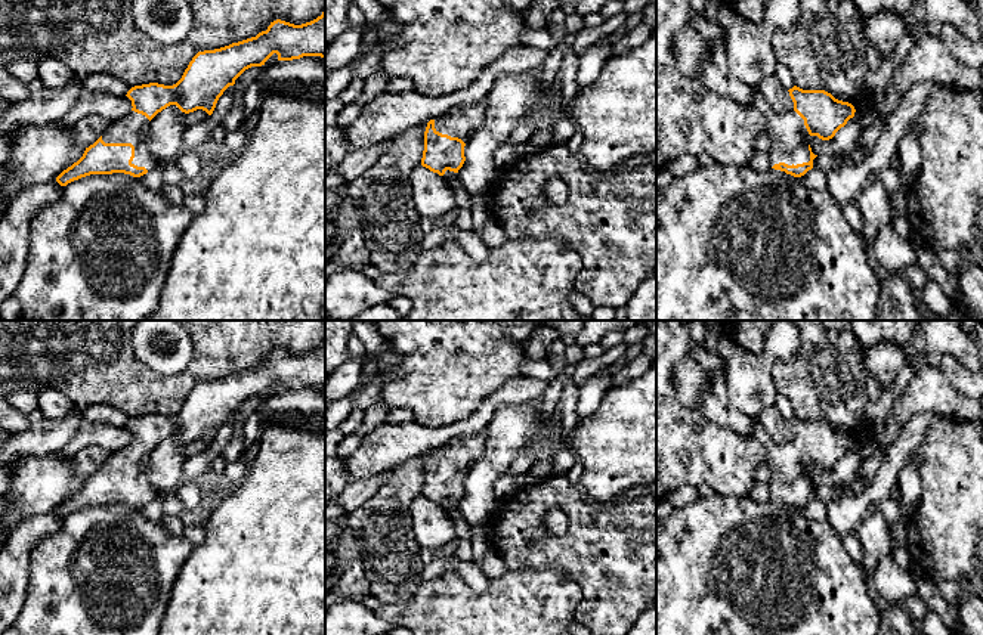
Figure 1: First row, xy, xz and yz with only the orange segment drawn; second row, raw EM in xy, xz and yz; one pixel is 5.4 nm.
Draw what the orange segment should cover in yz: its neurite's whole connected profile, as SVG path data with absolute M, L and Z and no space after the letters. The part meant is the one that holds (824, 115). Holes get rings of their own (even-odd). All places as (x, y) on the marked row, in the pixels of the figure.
M794 86L788 92L794 109L786 114L776 114L760 87L752 87L748 106L760 111L767 120L772 168L801 177L813 168L813 159L817 157L812 152L810 137L832 139L854 117L856 109L825 90L803 90Z

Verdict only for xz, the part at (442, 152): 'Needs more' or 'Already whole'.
Needs more

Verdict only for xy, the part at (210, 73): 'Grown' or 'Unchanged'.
Grown

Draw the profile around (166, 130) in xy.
M176 105L158 112L148 124L148 145L160 164L174 162L185 151L183 134L186 114Z

